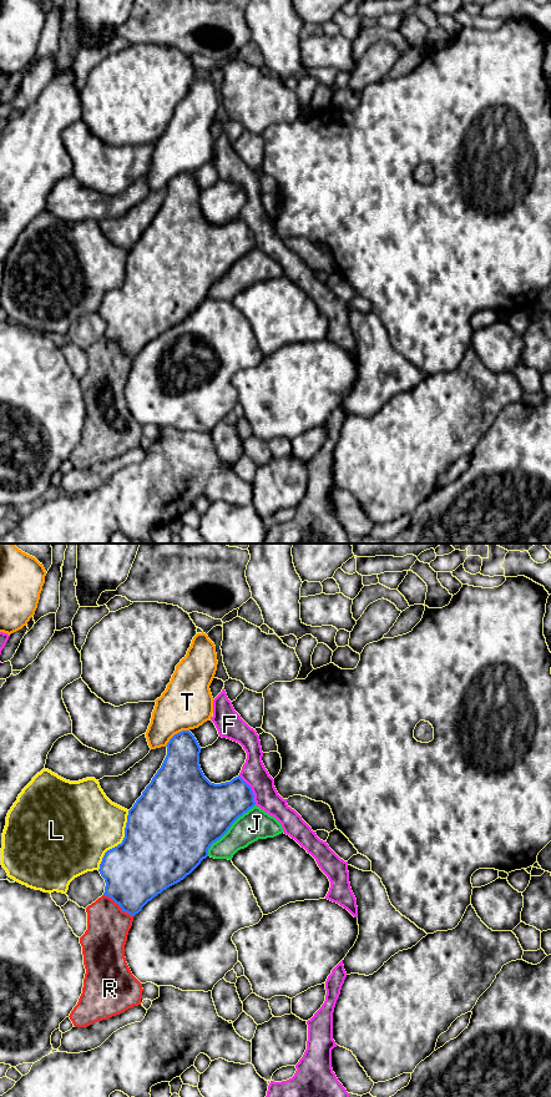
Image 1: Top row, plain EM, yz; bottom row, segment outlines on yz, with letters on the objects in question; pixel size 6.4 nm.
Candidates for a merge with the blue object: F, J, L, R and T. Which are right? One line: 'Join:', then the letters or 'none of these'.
Join: J

